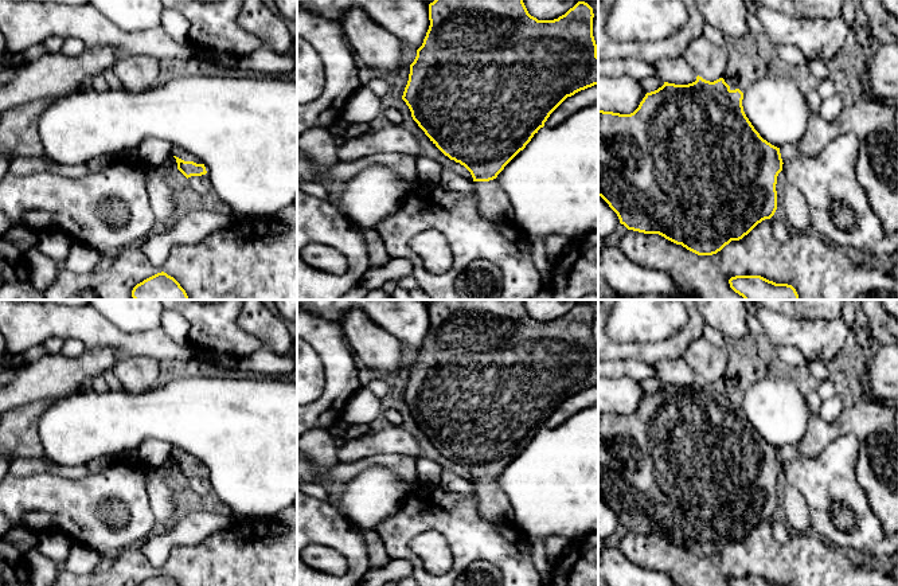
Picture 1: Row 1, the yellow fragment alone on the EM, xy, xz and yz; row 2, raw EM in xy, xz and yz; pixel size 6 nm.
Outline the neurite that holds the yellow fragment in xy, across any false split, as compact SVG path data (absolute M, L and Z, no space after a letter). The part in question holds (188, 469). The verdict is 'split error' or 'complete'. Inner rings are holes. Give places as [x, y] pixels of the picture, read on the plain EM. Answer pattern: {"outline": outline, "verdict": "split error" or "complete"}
{"outline": "M173 449L173 458L177 464L177 470L188 480L191 477L202 477L207 474L204 465L192 454L183 449Z", "verdict": "split error"}

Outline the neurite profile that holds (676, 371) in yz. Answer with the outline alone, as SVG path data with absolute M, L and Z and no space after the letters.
M683 358L663 360L653 364L655 378L663 383L675 386L688 386L696 382L696 374Z

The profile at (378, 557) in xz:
M344 516L344 519L347 519L351 526L362 535L367 547L370 567L383 567L391 558L389 556L383 540L379 538L376 531L367 531L362 527L358 527L347 516Z

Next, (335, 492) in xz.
M345 484L341 485L324 485L328 492L328 503L339 509L339 501L345 492Z

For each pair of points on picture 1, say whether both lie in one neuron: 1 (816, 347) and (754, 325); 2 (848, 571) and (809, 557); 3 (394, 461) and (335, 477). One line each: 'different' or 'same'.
1: different
2: same
3: same

